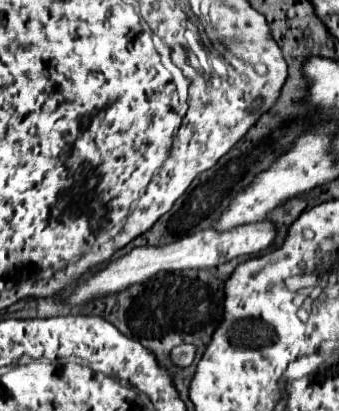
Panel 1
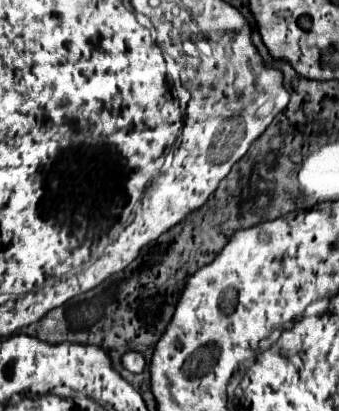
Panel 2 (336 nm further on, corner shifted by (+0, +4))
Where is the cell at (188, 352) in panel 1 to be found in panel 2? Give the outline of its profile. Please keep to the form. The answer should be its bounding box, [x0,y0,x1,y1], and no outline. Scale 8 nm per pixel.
[123,352,145,374]

